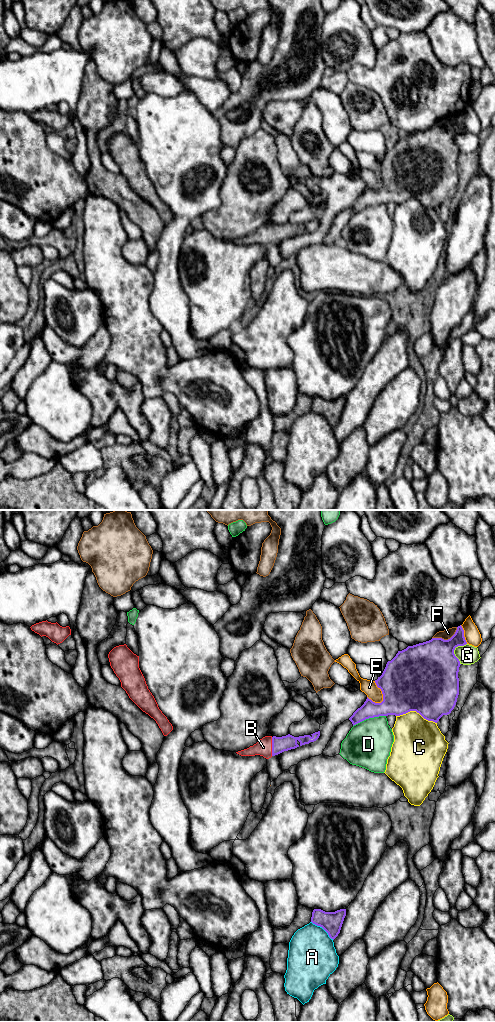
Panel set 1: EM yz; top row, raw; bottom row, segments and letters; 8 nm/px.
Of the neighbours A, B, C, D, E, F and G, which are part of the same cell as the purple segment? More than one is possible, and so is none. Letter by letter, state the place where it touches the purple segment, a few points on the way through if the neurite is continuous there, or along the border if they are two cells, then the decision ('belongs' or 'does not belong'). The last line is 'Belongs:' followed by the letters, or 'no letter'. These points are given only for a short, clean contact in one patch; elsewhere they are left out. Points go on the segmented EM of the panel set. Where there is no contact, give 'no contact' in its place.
A: meets purple in yz at (323, 928); does not belong
B: meets purple in yz at (272, 746); runs through yz (279, 744), (272, 746), (263, 747); belongs
C: meets purple in yz at (416, 711); does not belong
D: meets purple in yz at (369, 717); does not belong
E: meets purple in yz at (382, 692); does not belong
F: meets purple in yz at (446, 640); does not belong
G: meets purple in yz at (453, 651); does not belong
Belongs: B

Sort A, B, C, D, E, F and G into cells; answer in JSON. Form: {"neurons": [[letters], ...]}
{"neurons": [["A"], ["B"], ["C"], ["D"], ["E"], ["F"], ["G"]]}

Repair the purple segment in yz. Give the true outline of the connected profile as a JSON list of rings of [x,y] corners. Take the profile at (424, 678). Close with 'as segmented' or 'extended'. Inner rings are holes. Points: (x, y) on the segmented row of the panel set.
[[[460,625],[448,640],[432,638],[398,651],[396,656],[387,662],[382,675],[375,680],[377,687],[382,691],[383,701],[375,703],[367,697],[364,704],[349,718],[353,726],[369,718],[400,716],[410,711],[416,711],[424,719],[435,723],[443,715],[450,714],[459,695],[458,672],[461,665],[454,650],[466,644],[464,630]]]; as segmented

